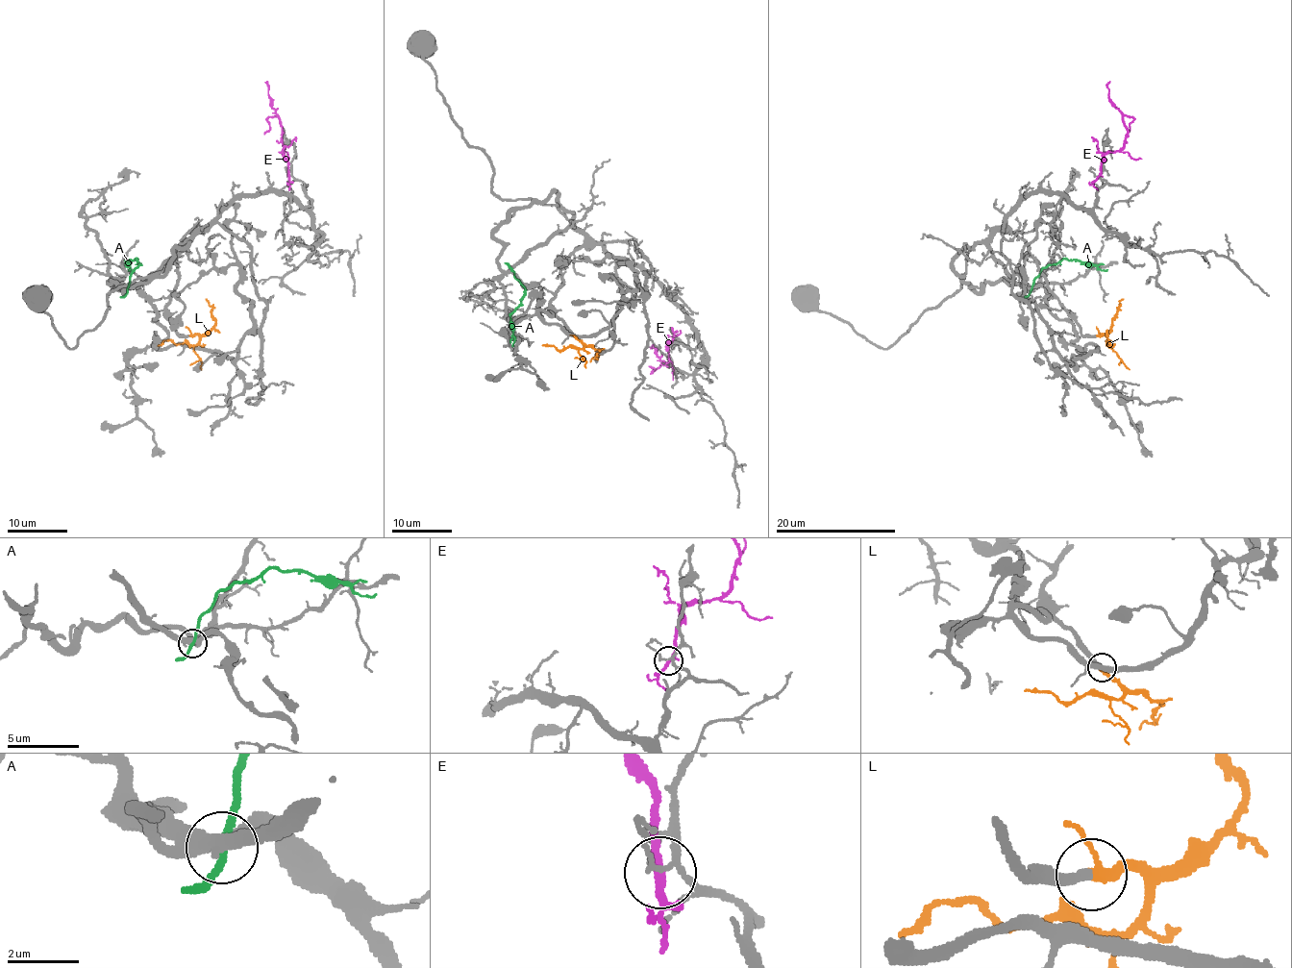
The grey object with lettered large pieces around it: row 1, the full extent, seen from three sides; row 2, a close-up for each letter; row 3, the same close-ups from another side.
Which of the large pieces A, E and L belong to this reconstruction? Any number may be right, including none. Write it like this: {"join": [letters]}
{"join": ["L"]}

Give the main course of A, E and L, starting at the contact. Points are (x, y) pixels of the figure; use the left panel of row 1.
A: (127, 290), (131, 272), (140, 264), (136, 259), (127, 260), (130, 269)
E: (288, 176), (283, 127), (264, 82)
L: (189, 335), (199, 336), (195, 344), (175, 344), (164, 339), (158, 345)

